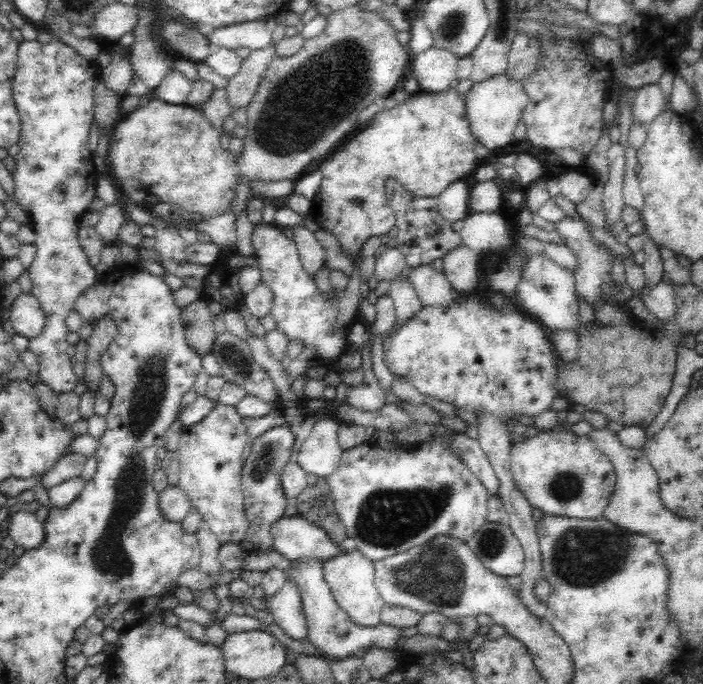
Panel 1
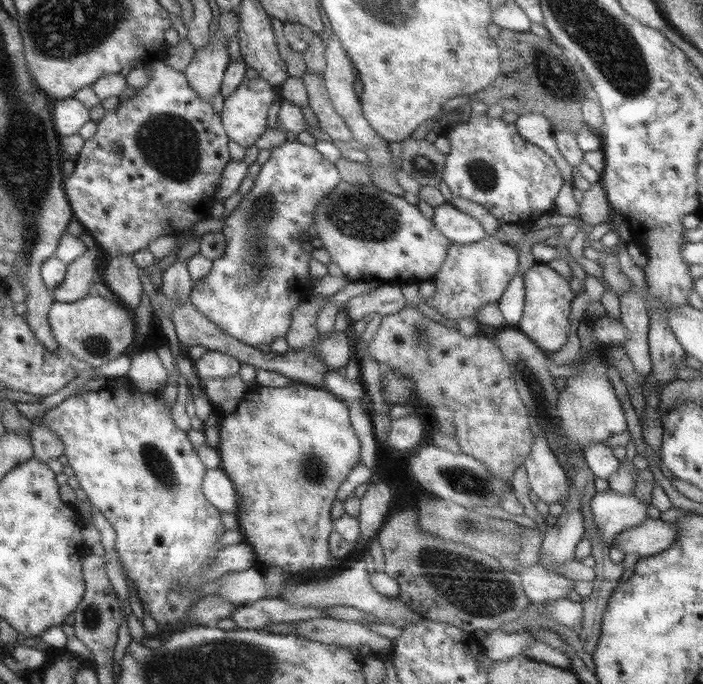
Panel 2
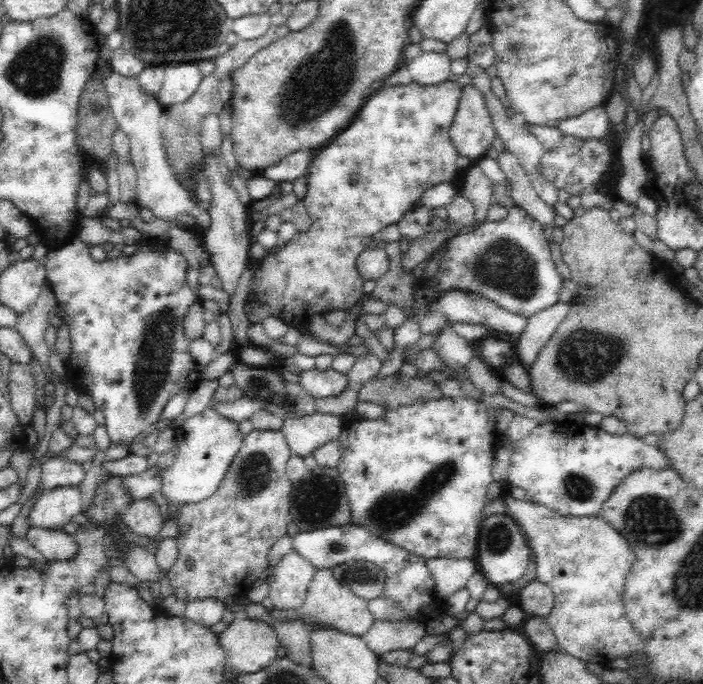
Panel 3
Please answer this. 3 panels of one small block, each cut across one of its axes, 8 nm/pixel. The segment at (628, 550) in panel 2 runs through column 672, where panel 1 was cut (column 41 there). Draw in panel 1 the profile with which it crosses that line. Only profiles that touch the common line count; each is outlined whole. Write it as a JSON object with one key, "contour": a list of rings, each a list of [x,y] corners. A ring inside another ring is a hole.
{"contour":[[[26,510],[9,514],[8,534],[15,544],[25,549],[38,548],[45,541],[45,530],[36,515]]]}

